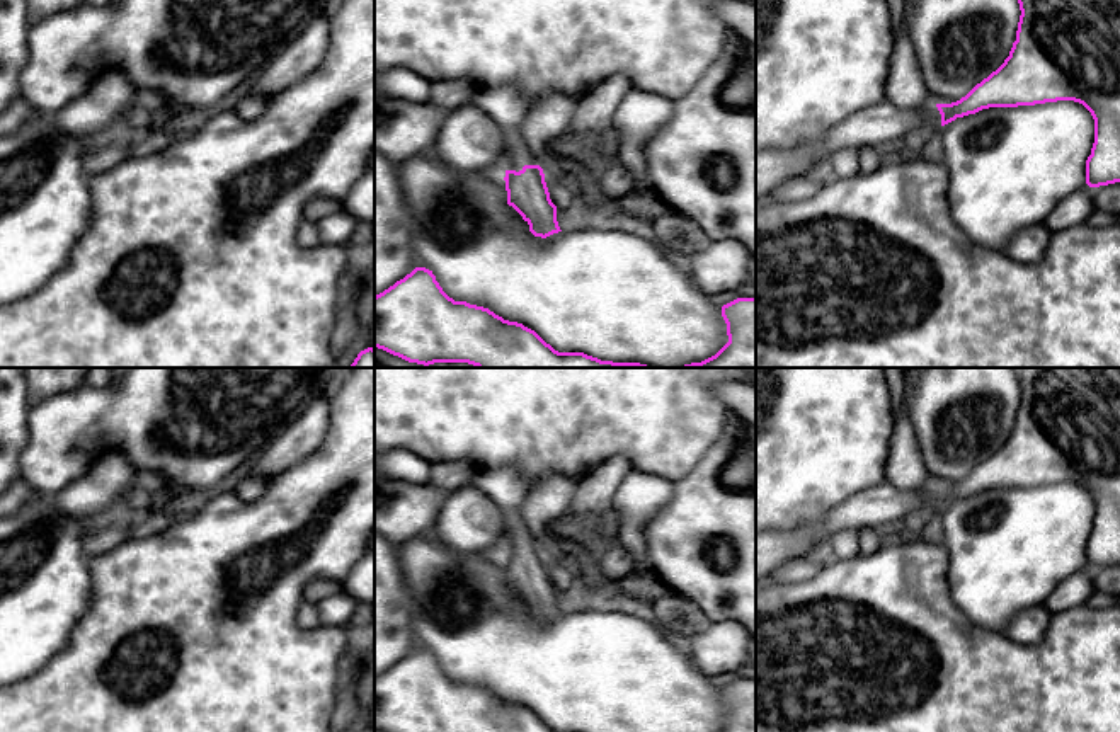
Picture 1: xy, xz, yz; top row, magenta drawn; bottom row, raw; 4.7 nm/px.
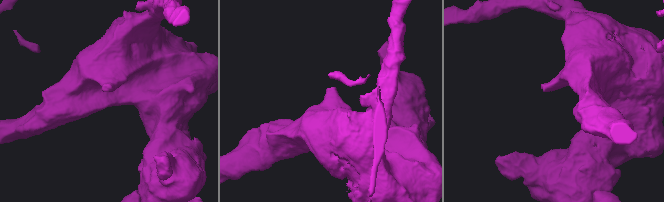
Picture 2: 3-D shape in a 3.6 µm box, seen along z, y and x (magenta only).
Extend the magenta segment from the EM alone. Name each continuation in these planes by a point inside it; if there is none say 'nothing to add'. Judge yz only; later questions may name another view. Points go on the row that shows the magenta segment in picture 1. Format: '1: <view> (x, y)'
1: yz (879, 125)

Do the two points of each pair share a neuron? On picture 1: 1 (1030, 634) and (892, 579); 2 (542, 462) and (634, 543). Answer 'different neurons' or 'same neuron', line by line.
1: different neurons
2: different neurons

